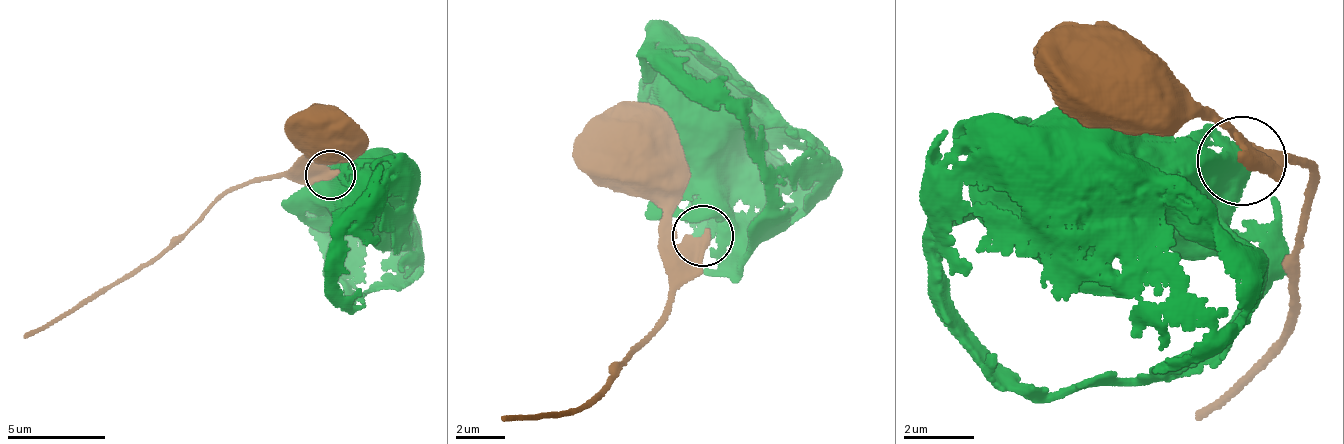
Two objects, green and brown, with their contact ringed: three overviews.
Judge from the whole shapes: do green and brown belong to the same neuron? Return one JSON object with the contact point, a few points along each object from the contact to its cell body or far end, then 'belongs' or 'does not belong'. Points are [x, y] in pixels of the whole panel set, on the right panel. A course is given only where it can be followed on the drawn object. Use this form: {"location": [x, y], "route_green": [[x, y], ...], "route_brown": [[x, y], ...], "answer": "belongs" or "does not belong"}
{"location": [1241, 160], "route_green": [[1238, 163], [1189, 218], [1112, 216], [1070, 183]], "route_brown": [[1238, 163], [1225, 126], [1194, 118], [1146, 82], [1111, 73]], "answer": "does not belong"}

